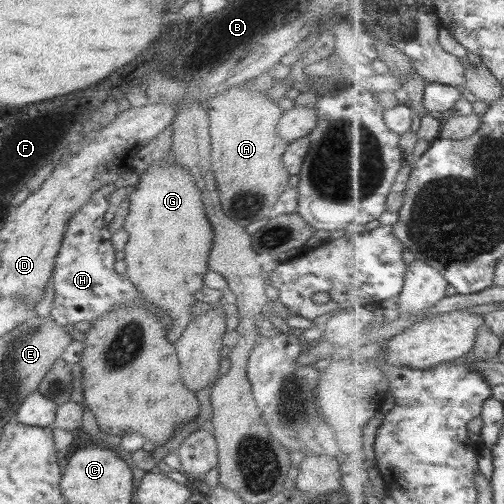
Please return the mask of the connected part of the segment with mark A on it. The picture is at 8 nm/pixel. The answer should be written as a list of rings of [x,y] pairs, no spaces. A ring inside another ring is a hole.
[[[253,79],[211,95],[203,104],[208,114],[210,134],[210,169],[220,197],[223,214],[233,223],[246,227],[248,224],[274,217],[273,206],[281,192],[287,188],[288,172],[282,163],[282,154],[288,142],[276,133],[276,124],[284,113],[281,107],[270,99],[267,91],[253,91]]]

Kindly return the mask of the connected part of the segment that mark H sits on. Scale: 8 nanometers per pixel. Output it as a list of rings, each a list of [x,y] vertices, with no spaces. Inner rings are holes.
[[[118,183],[105,185],[93,193],[91,199],[69,219],[51,275],[54,299],[50,316],[57,326],[69,327],[81,321],[93,324],[99,317],[108,315],[110,310],[118,306],[142,306],[157,317],[157,321],[167,332],[171,318],[167,318],[153,303],[146,301],[125,274],[118,275],[113,271],[116,251],[110,242],[111,232],[103,224],[103,215],[109,208],[107,197],[118,187]]]

